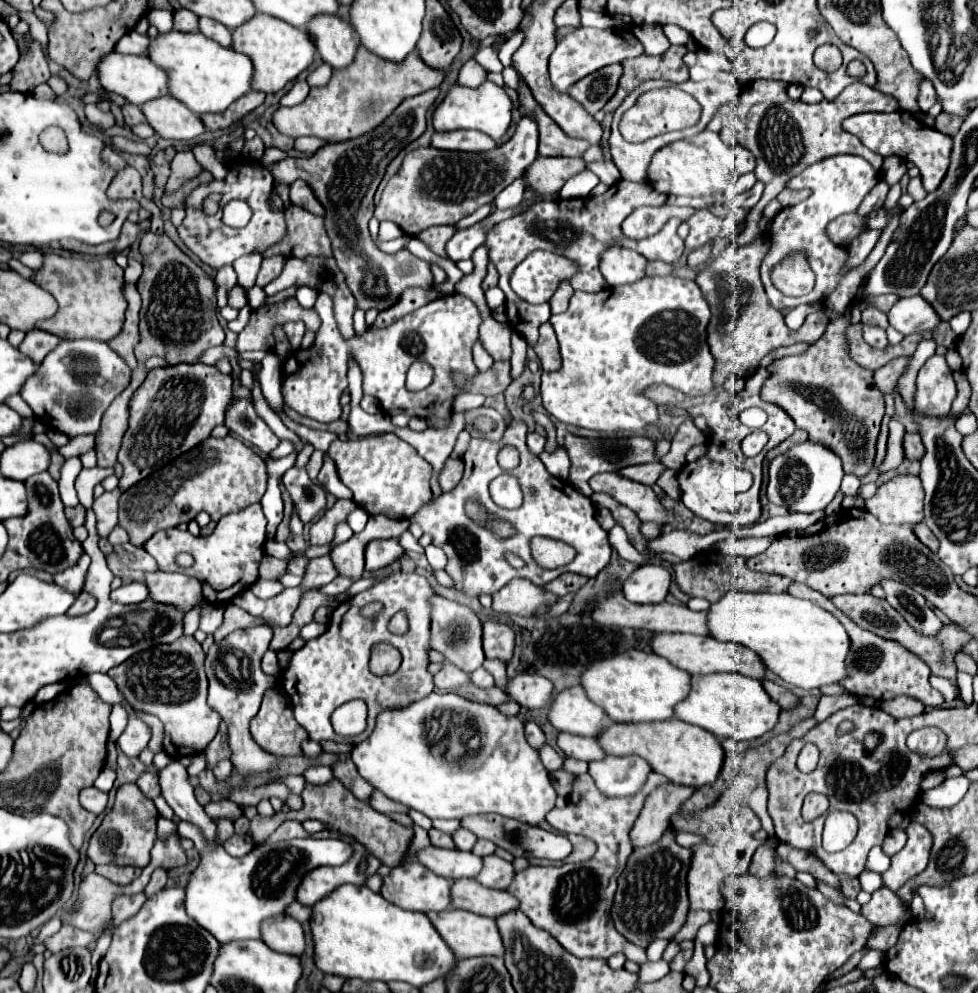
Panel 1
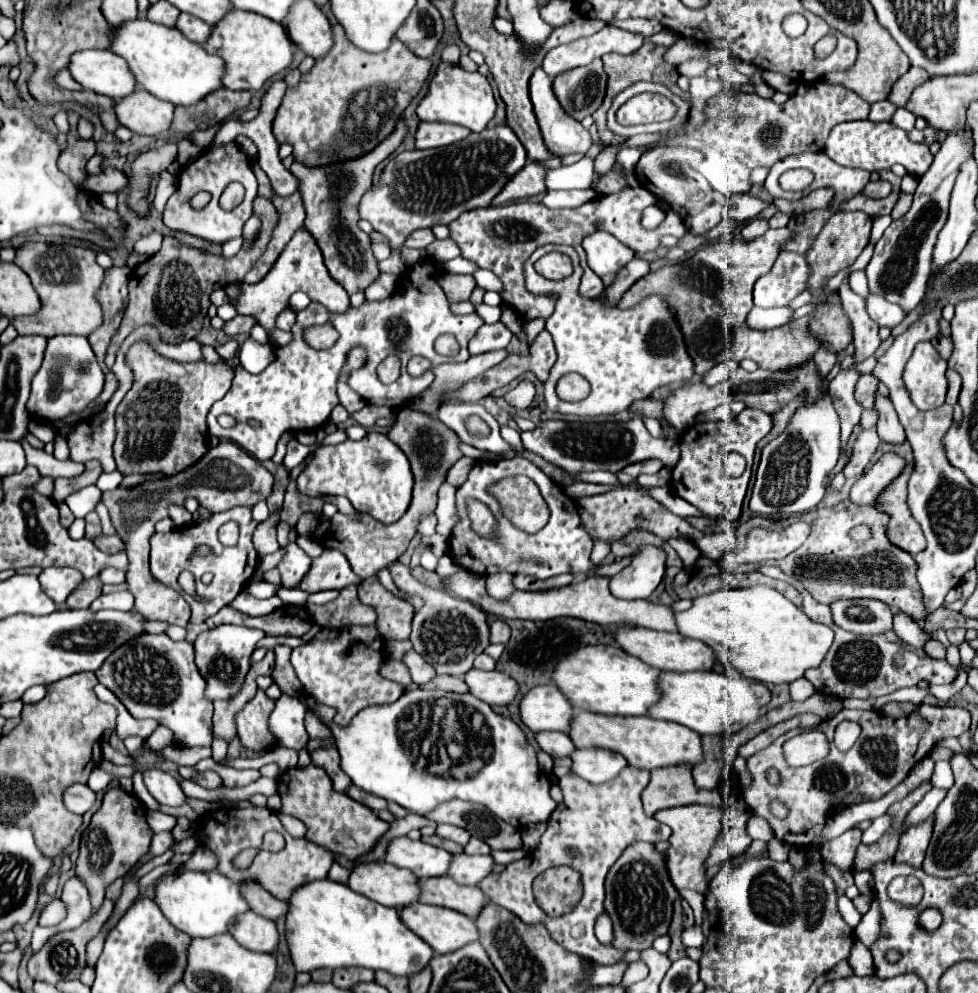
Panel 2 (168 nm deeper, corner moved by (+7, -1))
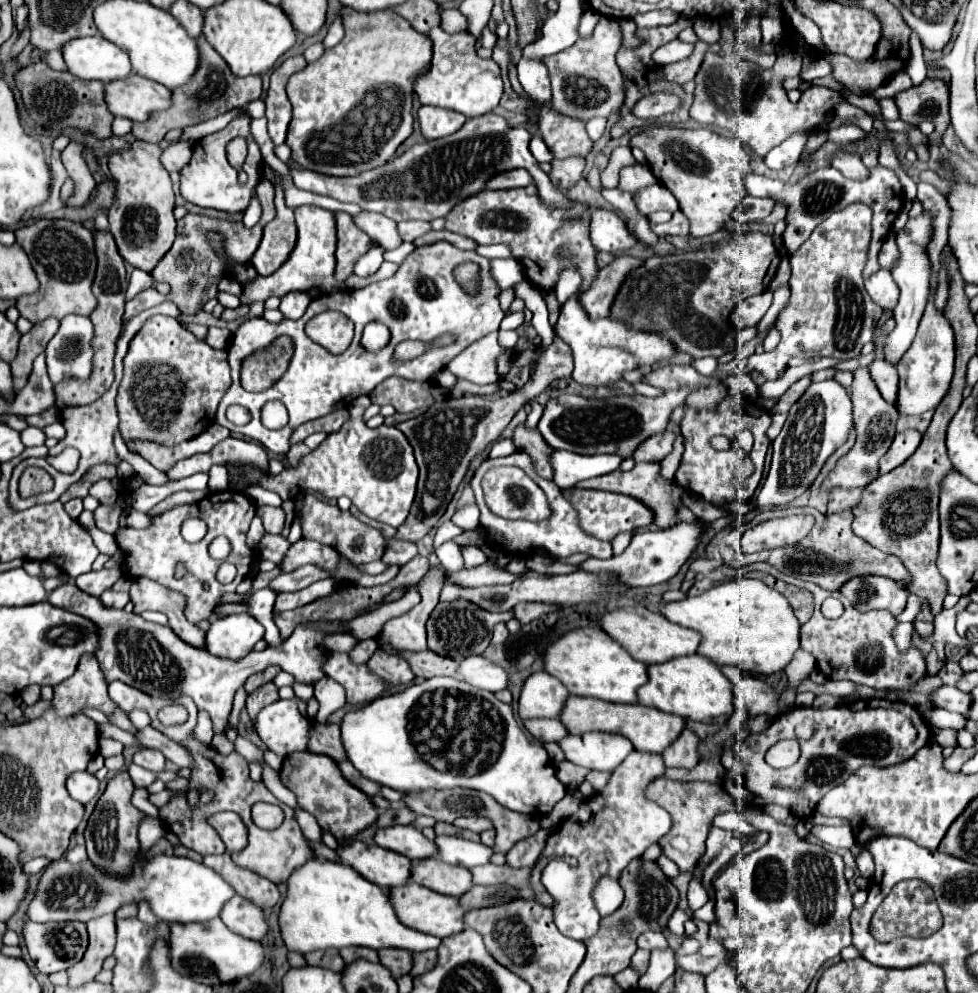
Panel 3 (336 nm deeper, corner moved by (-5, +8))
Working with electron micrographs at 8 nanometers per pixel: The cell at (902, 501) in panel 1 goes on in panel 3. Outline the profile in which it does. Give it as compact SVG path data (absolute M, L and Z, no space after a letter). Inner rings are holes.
M919 430L897 432L897 436L895 436L891 448L889 448L889 452L881 460L881 474L887 474L893 468L901 466L917 450L919 442L921 442L921 432Z

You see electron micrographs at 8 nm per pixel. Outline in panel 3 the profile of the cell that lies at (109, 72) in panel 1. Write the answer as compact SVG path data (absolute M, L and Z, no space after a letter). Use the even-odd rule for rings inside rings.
M101 36L69 40L61 46L61 52L69 72L83 80L99 80L107 84L133 72L129 56Z

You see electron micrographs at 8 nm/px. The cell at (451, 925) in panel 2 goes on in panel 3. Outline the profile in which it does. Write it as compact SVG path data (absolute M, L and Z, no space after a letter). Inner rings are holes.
M407 882L405 886L393 888L393 890L389 890L389 900L391 900L391 906L393 906L399 922L417 930L417 932L427 932L427 934L445 938L445 936L457 934L465 928L465 924L463 924L465 910L459 906L457 898L443 896L439 892L433 892L425 886L421 886L421 884Z

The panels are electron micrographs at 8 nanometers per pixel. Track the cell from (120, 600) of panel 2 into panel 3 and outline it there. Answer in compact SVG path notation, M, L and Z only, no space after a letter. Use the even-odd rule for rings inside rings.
M105 590L105 594L101 594L101 604L109 606L109 608L123 608L129 602L129 594L127 592L115 592L115 590Z

